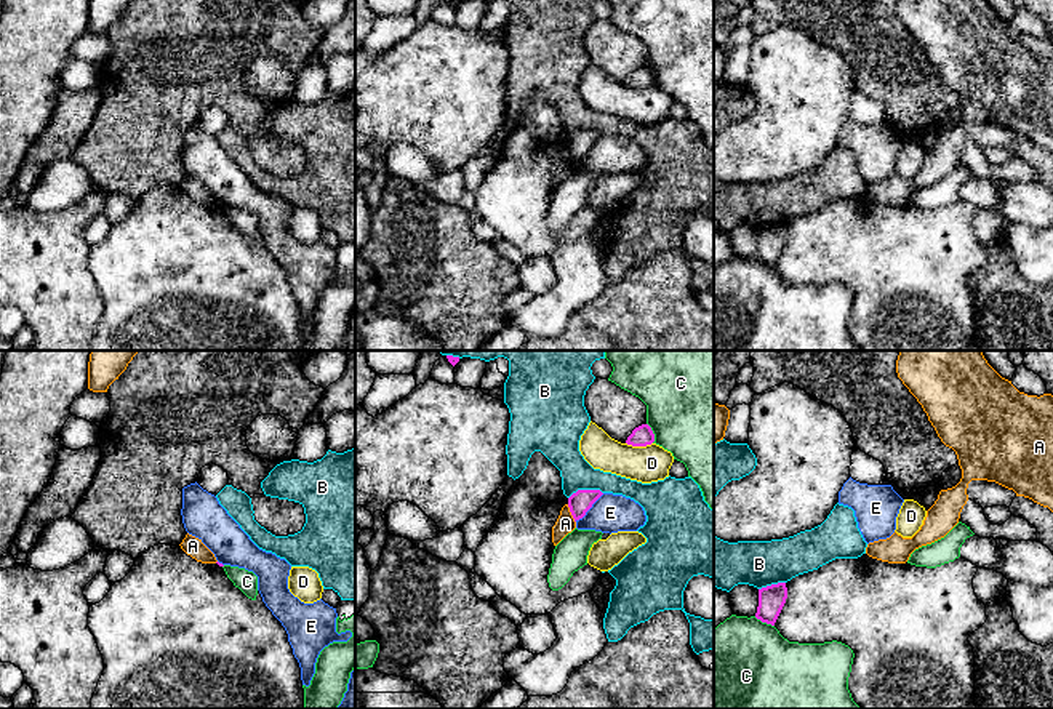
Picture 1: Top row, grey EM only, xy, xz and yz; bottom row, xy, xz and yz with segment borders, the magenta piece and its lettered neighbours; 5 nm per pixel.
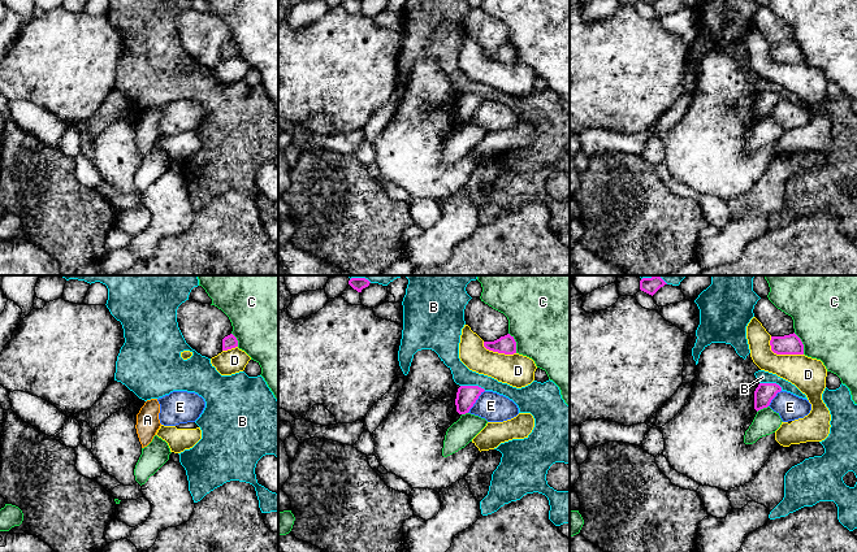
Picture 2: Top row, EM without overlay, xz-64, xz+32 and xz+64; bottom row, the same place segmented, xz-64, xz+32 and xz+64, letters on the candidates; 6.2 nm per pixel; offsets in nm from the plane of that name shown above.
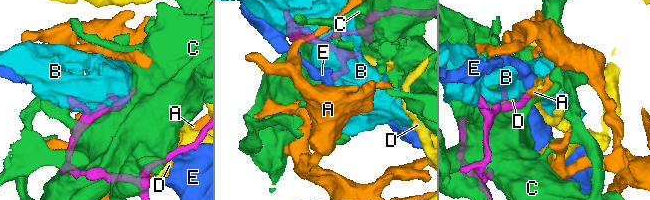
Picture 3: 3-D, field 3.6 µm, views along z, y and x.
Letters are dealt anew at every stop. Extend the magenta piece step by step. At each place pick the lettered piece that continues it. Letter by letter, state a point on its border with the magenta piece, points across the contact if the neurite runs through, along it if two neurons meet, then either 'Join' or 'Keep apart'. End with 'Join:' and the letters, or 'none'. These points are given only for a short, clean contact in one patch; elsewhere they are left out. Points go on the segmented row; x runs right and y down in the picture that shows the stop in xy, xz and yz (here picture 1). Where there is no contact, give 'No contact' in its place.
A: Touches magenta at xz (572, 514). Boundary: xz (567, 504), (575, 522). Keep apart
B: Touches magenta at xz (584, 490). Keep apart
C: Touches magenta at xz (652, 432). Keep apart
D: Touches magenta at xz (639, 445). Keep apart
E: Touches magenta at xz (589, 508). Boundary: xz (604, 493), (575, 520). Keep apart
Join: none

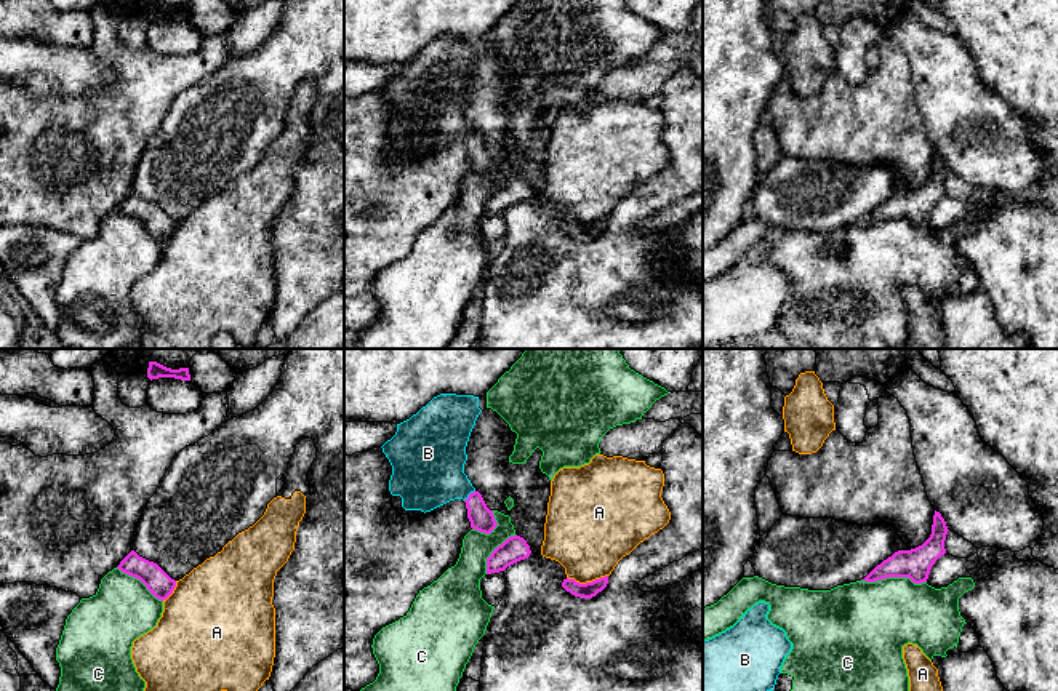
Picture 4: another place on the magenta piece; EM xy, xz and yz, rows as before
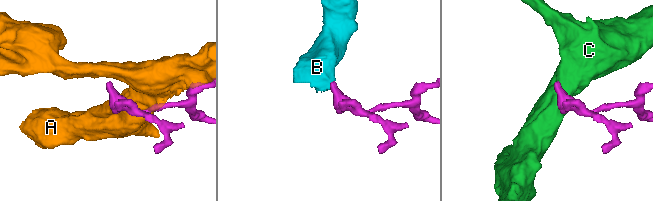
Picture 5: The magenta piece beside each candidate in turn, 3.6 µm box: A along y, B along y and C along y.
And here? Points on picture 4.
A: Touches magenta at xz (586, 583). Keep apart
B: Touches magenta at xz (469, 496). Path across: xz (480, 517), (469, 496), (428, 469). Join
C: Touches magenta at yz (893, 576). Keep apart
Join: B

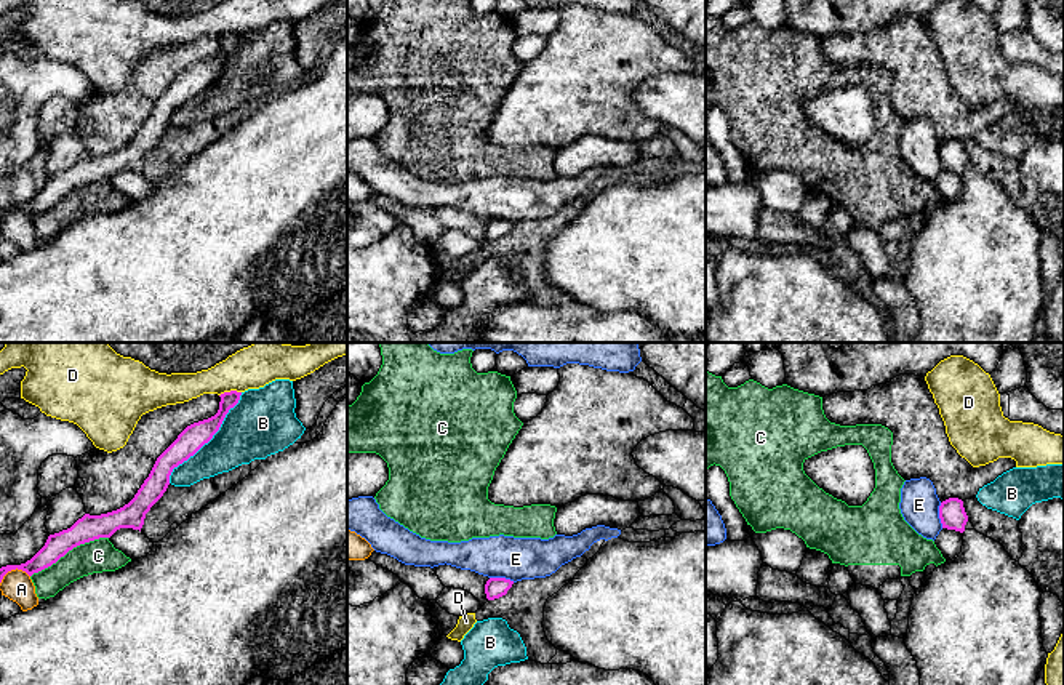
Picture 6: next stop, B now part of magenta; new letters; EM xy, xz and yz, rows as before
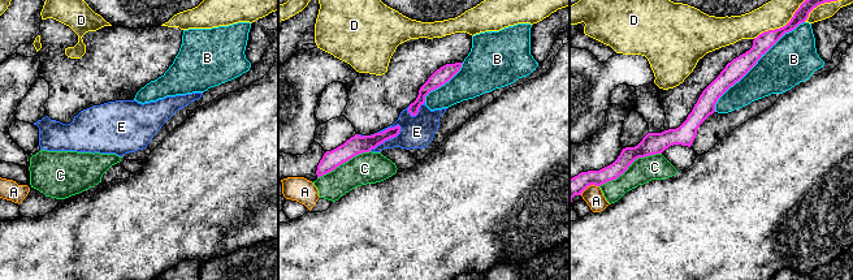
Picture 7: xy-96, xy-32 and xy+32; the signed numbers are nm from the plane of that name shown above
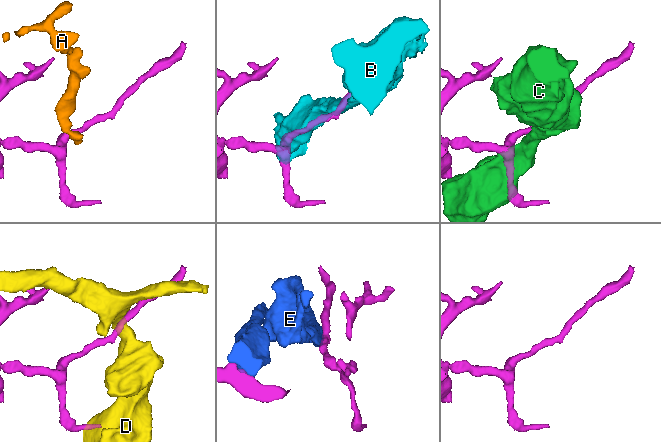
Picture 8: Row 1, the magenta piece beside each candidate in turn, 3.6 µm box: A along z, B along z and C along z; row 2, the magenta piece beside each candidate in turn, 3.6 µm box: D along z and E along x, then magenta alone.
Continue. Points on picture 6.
A: Touches magenta at xy (13, 568). Boundary: xy (29, 575), (12, 568), (0, 583). Keep apart
B: Touches magenta at xy (208, 440). Keep apart
C: Touches magenta at xy (69, 549). Keep apart
D: Touches magenta at xy (231, 391). Keep apart
E: Touches magenta at yz (940, 516). Keep apart
Join: none

